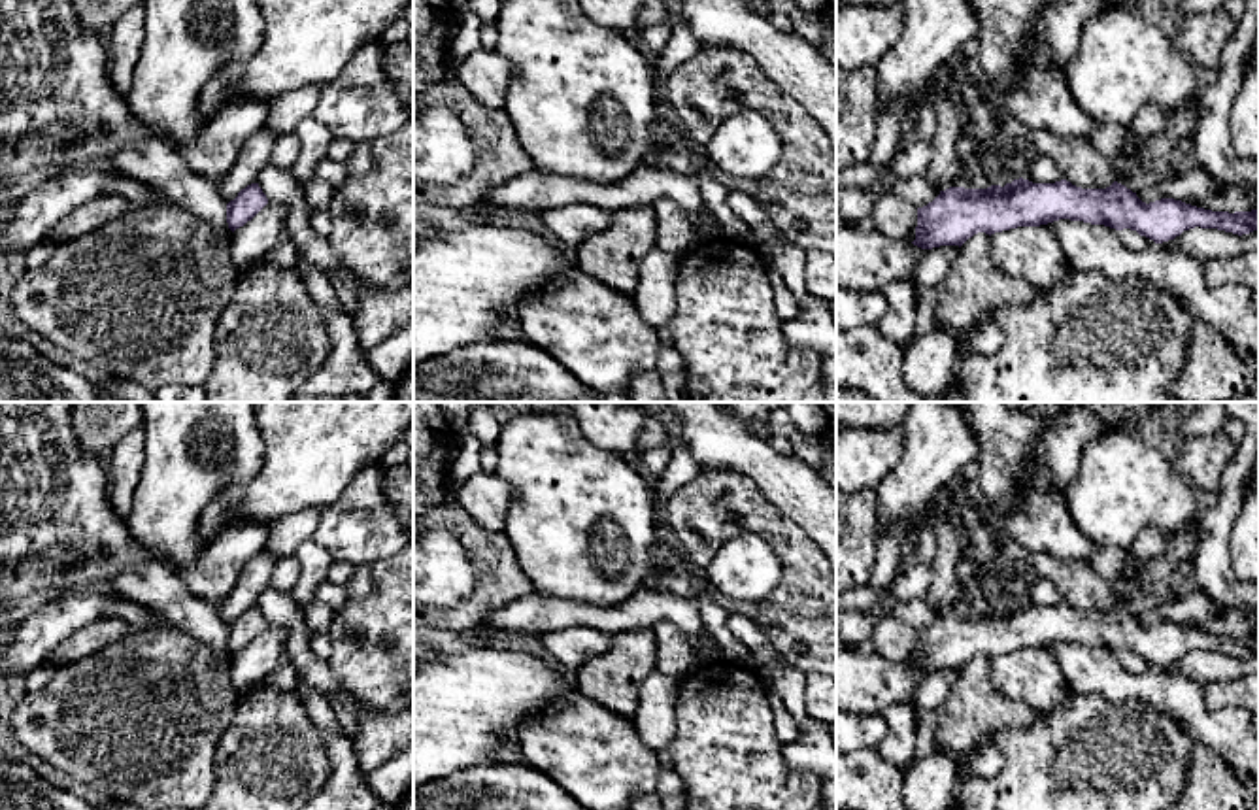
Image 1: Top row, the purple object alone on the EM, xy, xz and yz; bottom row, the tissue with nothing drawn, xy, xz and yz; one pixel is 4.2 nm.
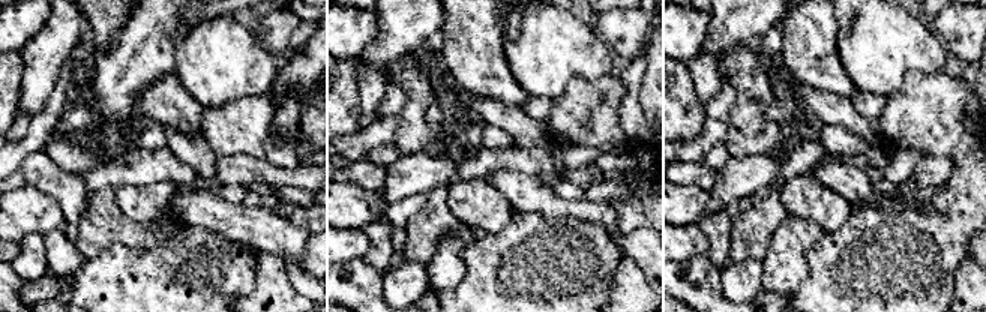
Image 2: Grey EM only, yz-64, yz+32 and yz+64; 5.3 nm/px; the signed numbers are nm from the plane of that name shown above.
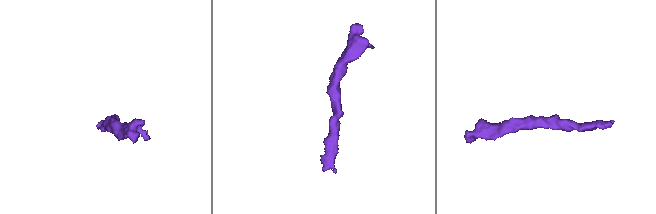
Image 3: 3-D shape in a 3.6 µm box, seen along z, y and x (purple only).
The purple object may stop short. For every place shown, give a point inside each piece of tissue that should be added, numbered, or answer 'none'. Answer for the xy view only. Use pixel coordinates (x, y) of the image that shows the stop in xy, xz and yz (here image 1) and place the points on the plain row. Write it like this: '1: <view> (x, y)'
none

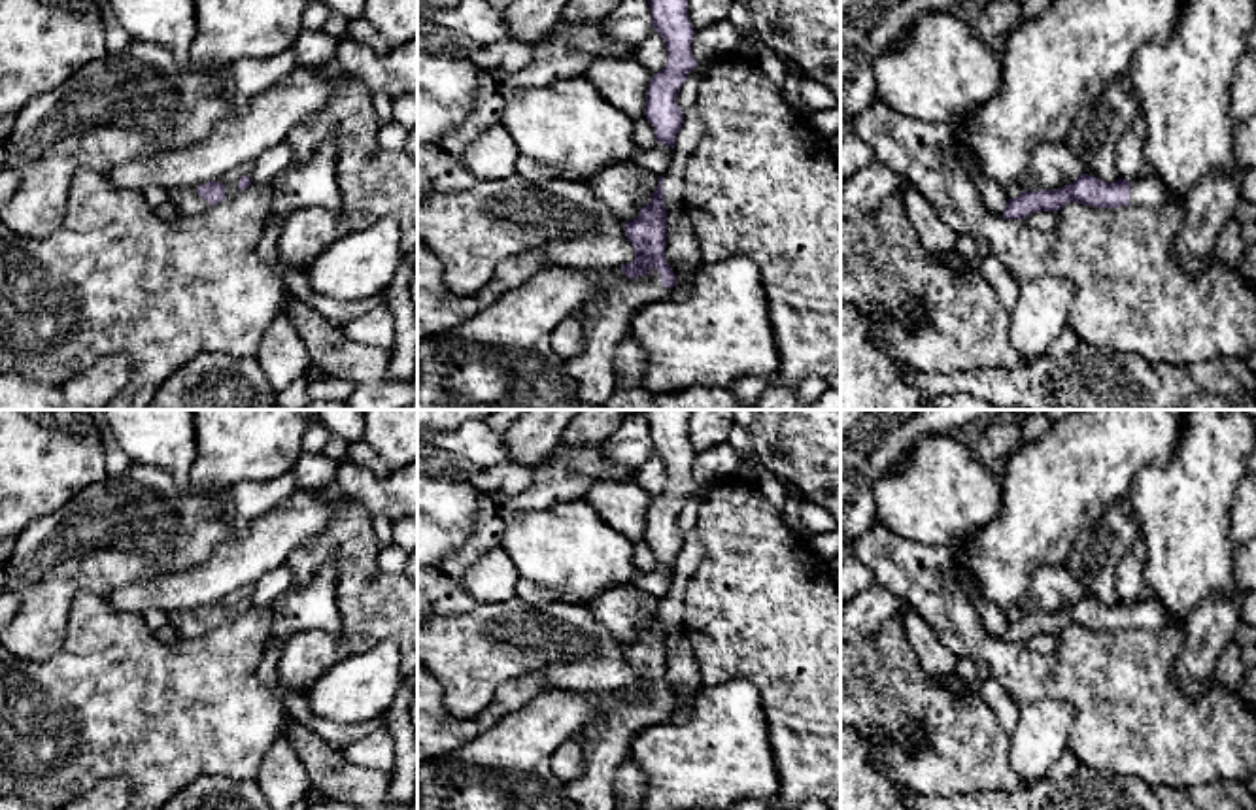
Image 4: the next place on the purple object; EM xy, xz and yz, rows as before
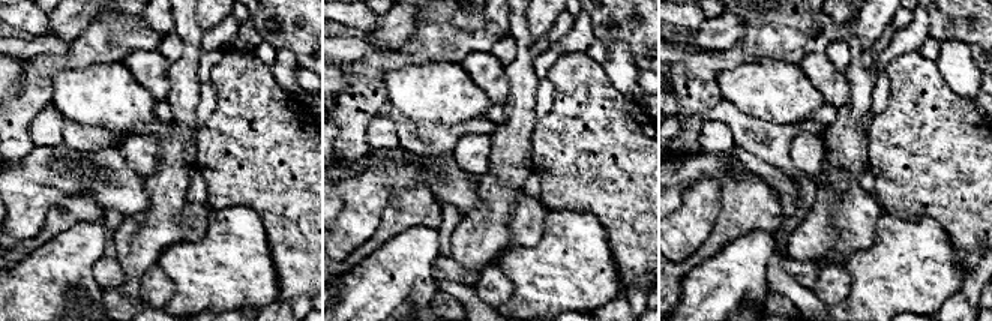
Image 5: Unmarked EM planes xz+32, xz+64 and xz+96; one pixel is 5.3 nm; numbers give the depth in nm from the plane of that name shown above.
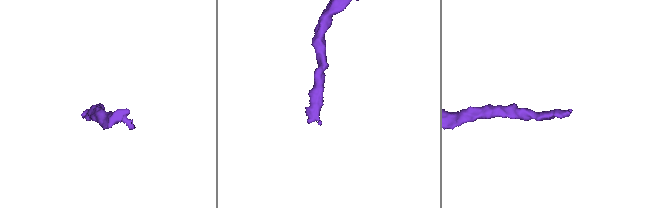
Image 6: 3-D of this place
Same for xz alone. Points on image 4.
1: xz (605, 737)

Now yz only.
1: yz (1149, 614)

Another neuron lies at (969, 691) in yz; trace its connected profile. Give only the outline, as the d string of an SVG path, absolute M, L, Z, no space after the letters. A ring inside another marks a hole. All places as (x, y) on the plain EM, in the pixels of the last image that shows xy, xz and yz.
M958 674L948 678L931 676L942 689L969 702L980 700L980 682L965 682Z

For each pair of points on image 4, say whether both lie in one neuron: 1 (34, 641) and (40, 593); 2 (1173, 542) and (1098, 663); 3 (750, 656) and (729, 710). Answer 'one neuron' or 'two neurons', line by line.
1: one neuron
2: two neurons
3: two neurons

